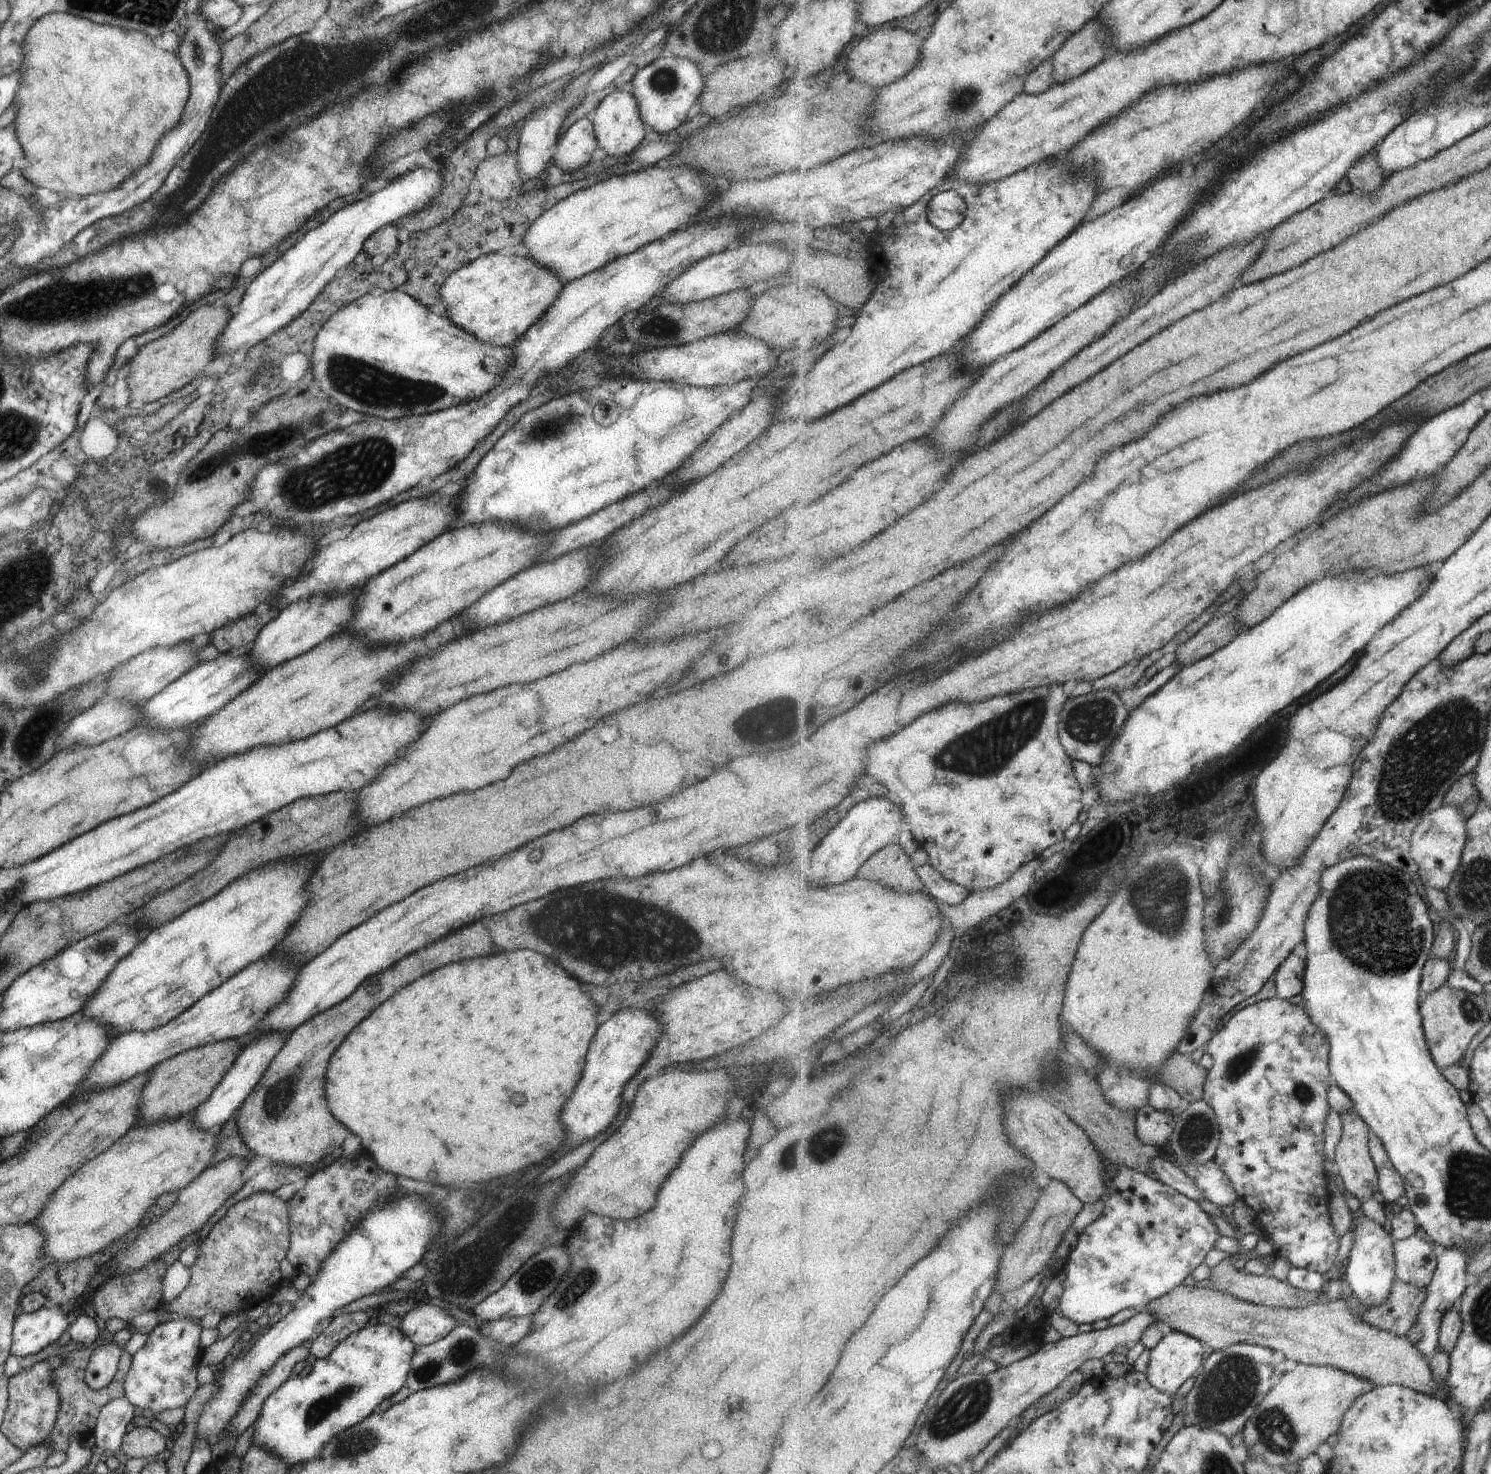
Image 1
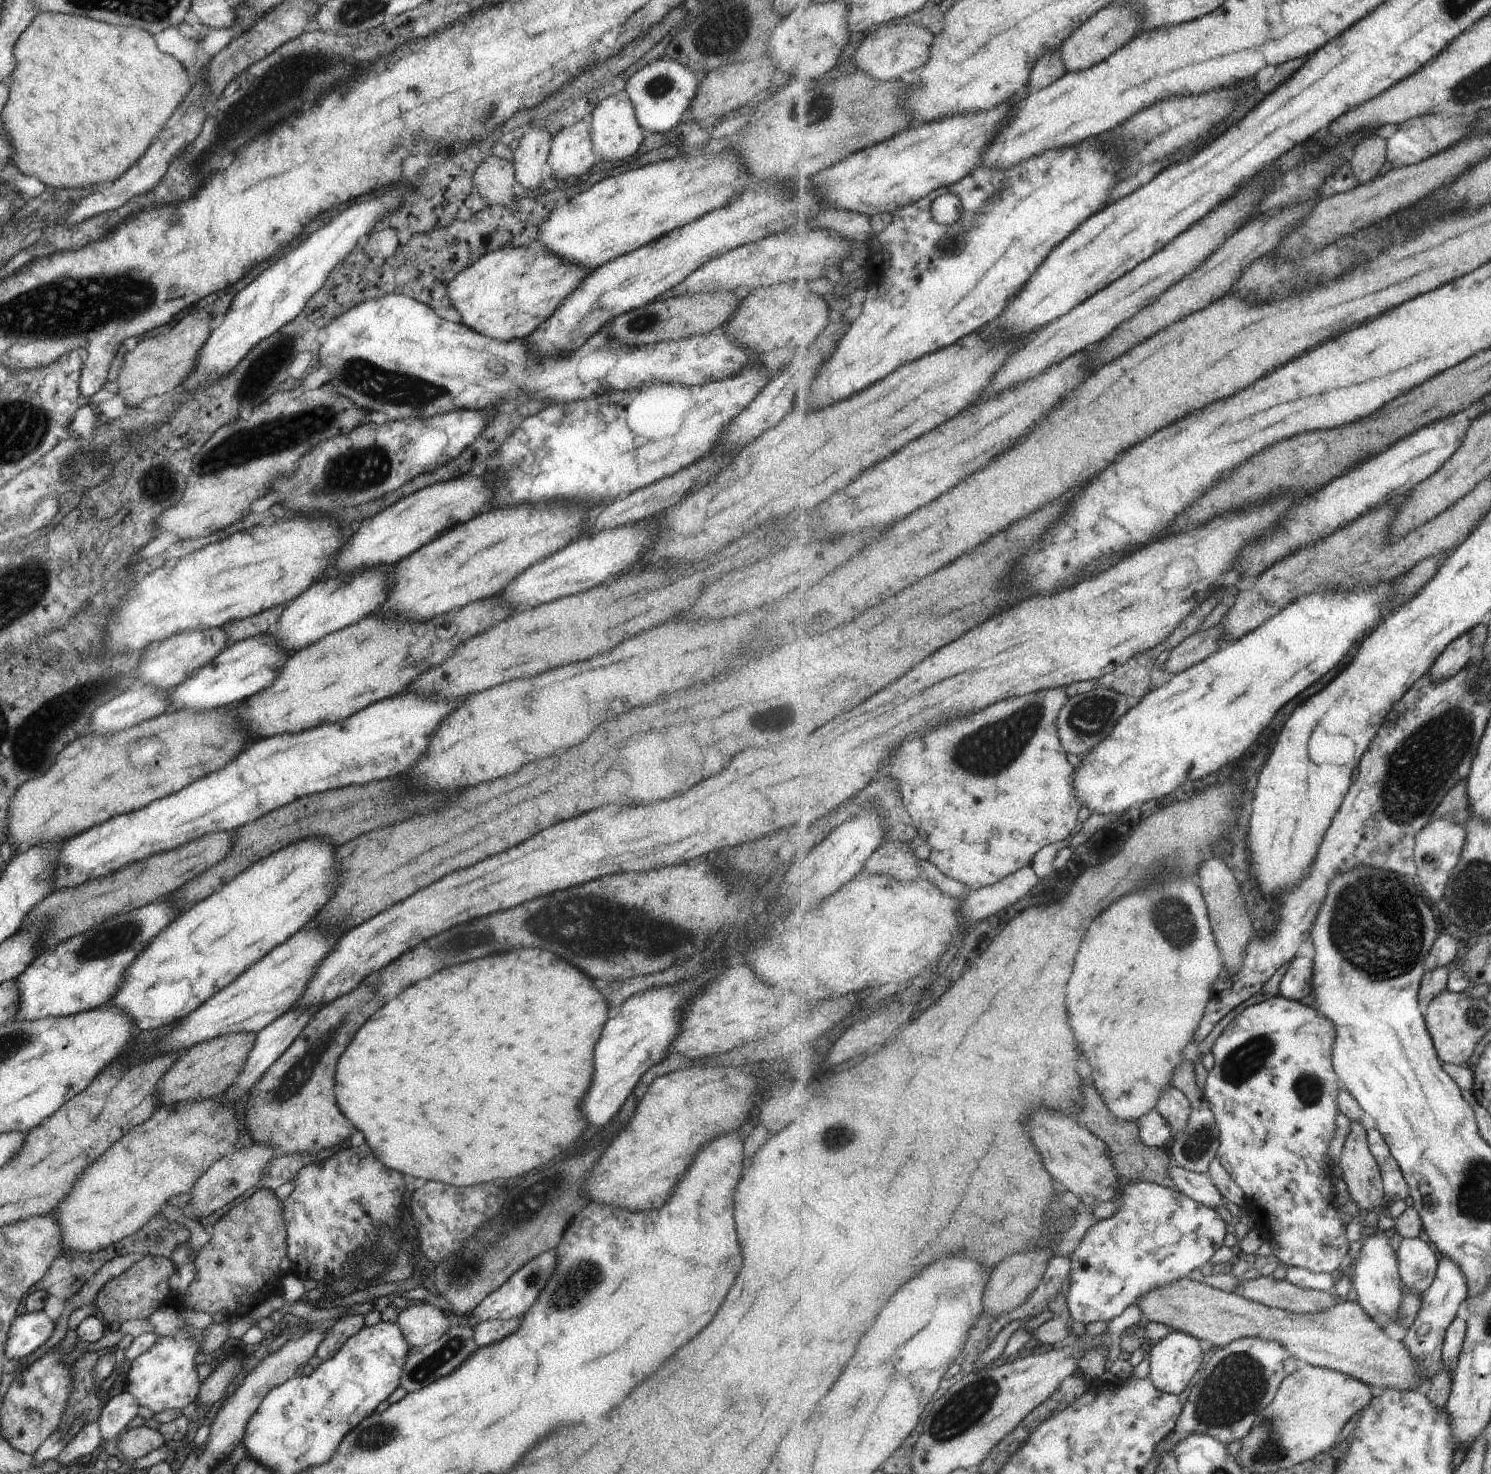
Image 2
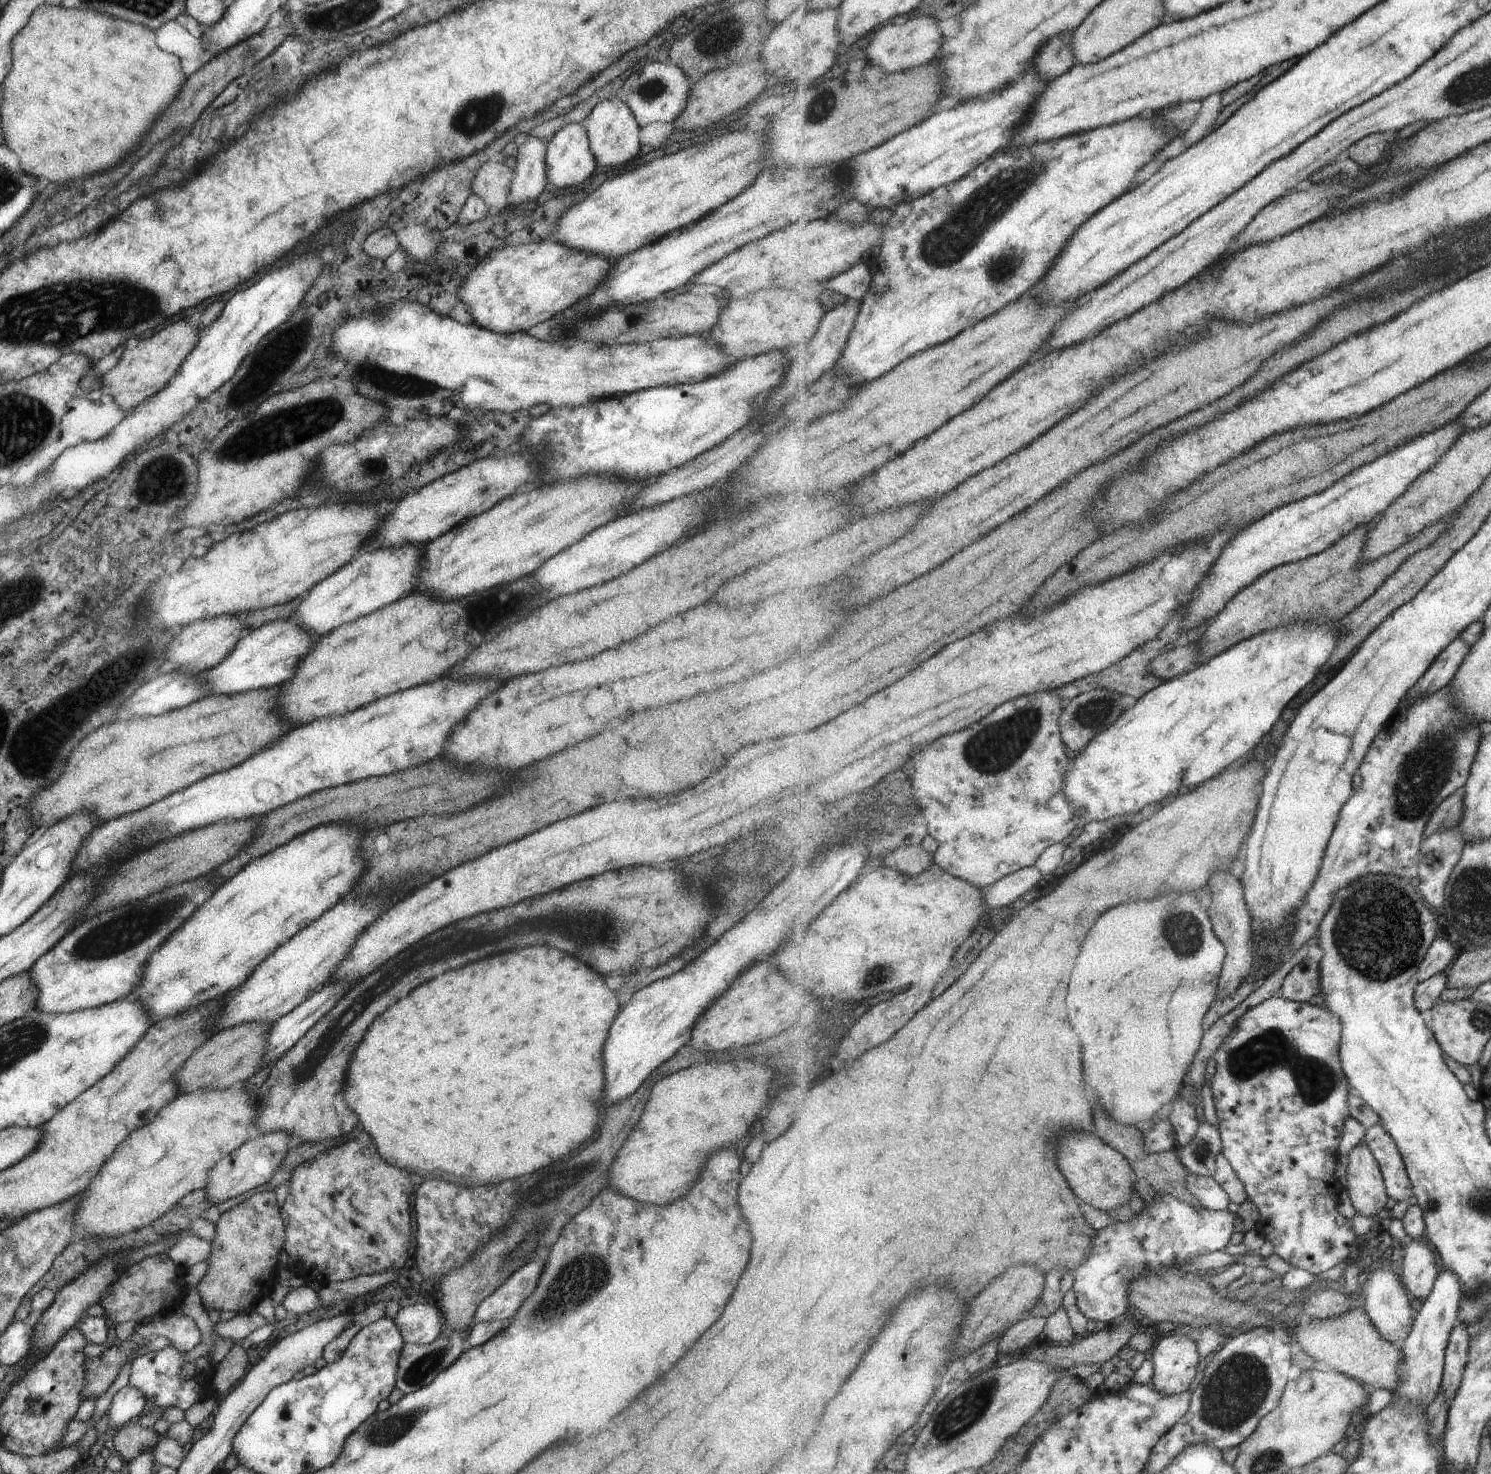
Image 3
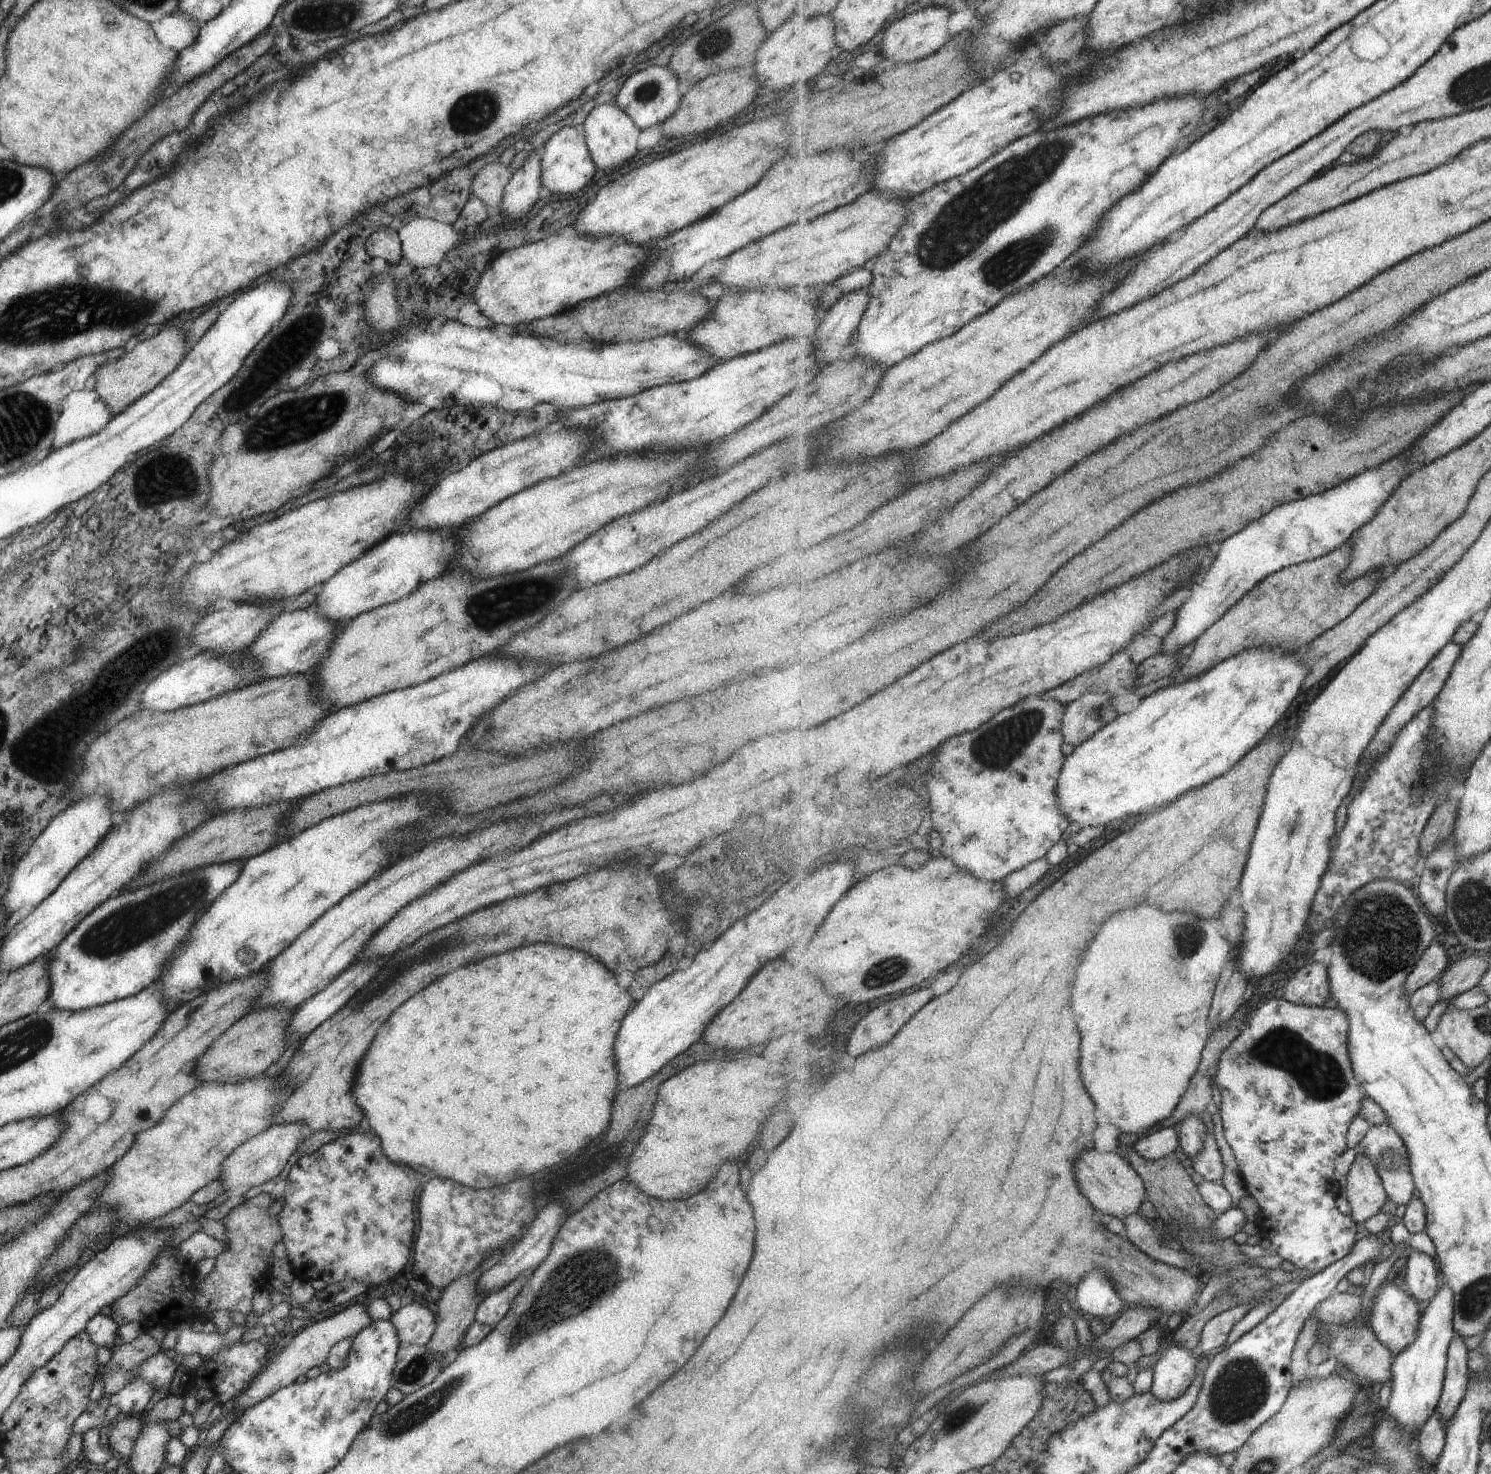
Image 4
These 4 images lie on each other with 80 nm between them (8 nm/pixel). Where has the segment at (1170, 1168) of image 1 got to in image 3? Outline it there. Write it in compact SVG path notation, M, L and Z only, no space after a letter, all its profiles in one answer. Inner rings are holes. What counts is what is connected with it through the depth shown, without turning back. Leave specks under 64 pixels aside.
M1191 1174L1187 1181L1192 1193L1202 1202L1205 1209L1226 1211L1231 1206L1227 1192L1219 1186L1213 1177L1200 1177Z

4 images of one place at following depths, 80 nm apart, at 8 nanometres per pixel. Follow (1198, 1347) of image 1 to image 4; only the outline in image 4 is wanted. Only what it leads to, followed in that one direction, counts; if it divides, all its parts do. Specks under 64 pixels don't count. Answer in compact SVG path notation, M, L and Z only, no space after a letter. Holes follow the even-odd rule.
M1181 1346L1171 1347L1153 1368L1151 1392L1163 1402L1181 1398L1197 1378L1195 1352Z

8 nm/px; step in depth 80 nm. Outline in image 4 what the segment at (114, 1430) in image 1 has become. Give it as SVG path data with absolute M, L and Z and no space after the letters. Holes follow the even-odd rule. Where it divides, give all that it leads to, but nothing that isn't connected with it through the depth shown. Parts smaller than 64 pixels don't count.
M133 1379L121 1390L113 1393L109 1400L111 1400L110 1404L116 1404L119 1407L119 1413L125 1416L133 1415L135 1412L143 1411L153 1392L154 1386L150 1382Z

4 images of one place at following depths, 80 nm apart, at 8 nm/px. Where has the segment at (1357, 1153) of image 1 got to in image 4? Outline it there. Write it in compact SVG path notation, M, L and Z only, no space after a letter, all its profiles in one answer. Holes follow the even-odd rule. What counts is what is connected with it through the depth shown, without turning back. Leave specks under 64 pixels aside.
M1356 1154L1345 1187L1351 1216L1359 1226L1379 1215L1388 1194L1376 1166L1366 1156Z

